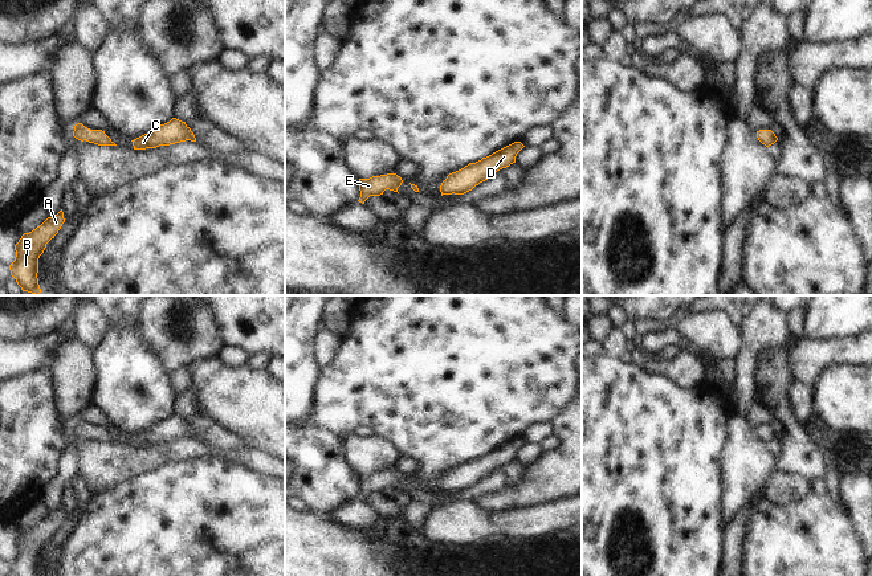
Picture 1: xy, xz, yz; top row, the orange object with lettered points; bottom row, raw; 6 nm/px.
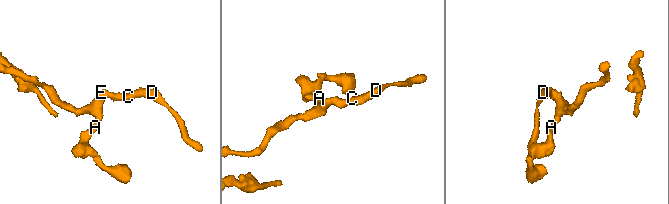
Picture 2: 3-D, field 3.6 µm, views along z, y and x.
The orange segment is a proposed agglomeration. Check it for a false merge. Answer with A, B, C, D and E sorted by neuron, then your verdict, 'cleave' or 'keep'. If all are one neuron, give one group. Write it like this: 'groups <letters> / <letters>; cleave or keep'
groups A B C D E; keep

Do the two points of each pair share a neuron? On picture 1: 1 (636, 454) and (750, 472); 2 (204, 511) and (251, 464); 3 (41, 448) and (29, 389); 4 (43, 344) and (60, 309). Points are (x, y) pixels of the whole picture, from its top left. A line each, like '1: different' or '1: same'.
1: different
2: different
3: same
4: different

